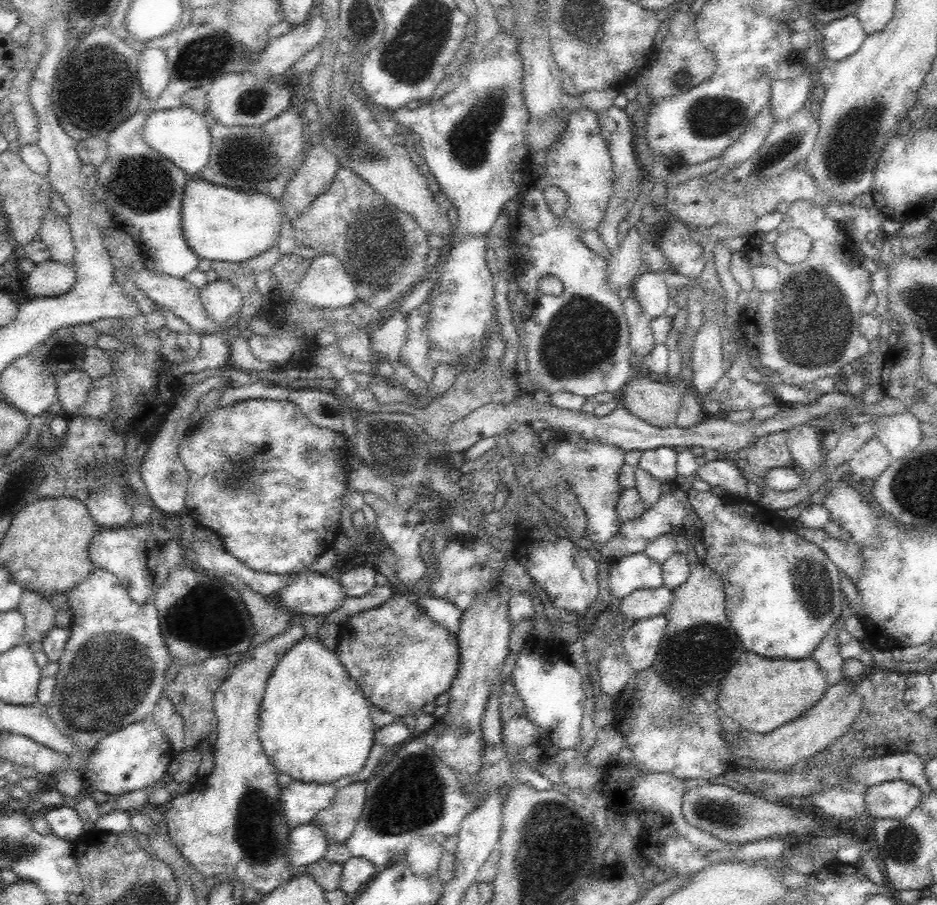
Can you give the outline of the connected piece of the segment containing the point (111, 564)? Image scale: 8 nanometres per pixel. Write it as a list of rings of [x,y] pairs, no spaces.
[[[153,522],[131,523],[120,528],[103,528],[94,534],[89,546],[89,557],[93,567],[115,574],[132,601],[140,605],[150,602],[150,598],[155,598],[157,588],[153,585],[154,575],[166,542],[157,538],[153,530]]]

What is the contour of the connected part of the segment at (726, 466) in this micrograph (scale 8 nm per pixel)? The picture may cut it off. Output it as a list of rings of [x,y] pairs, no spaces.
[[[727,456],[706,462],[696,470],[696,475],[708,481],[711,486],[722,486],[729,496],[740,495],[741,492],[744,496],[747,494],[748,481],[744,479],[743,472]]]

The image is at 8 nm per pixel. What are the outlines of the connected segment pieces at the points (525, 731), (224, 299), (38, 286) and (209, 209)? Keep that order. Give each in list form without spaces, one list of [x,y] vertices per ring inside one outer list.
[[[516,712],[503,720],[502,743],[506,749],[506,757],[515,763],[522,758],[522,751],[528,744],[538,744],[540,729],[536,723],[528,720],[524,713]]]
[[[210,281],[200,292],[204,310],[219,324],[239,312],[241,292],[230,281]]]
[[[52,259],[33,266],[27,274],[30,292],[34,296],[58,297],[67,293],[77,281],[75,266],[65,265]]]
[[[190,180],[184,189],[181,223],[184,238],[198,258],[209,261],[246,262],[277,244],[284,211],[270,194],[236,192],[206,180]]]

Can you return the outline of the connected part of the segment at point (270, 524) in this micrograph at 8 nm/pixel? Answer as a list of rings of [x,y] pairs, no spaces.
[[[248,399],[232,406],[217,406],[202,418],[200,424],[192,427],[189,432],[180,440],[178,455],[188,473],[188,486],[186,488],[185,508],[186,514],[190,514],[196,525],[208,528],[212,533],[222,536],[222,547],[248,568],[262,573],[292,574],[304,573],[310,565],[328,549],[333,548],[335,539],[340,534],[340,509],[342,500],[347,489],[347,474],[352,460],[348,439],[335,430],[320,428],[310,422],[310,419],[289,400],[268,400],[268,399]]]

